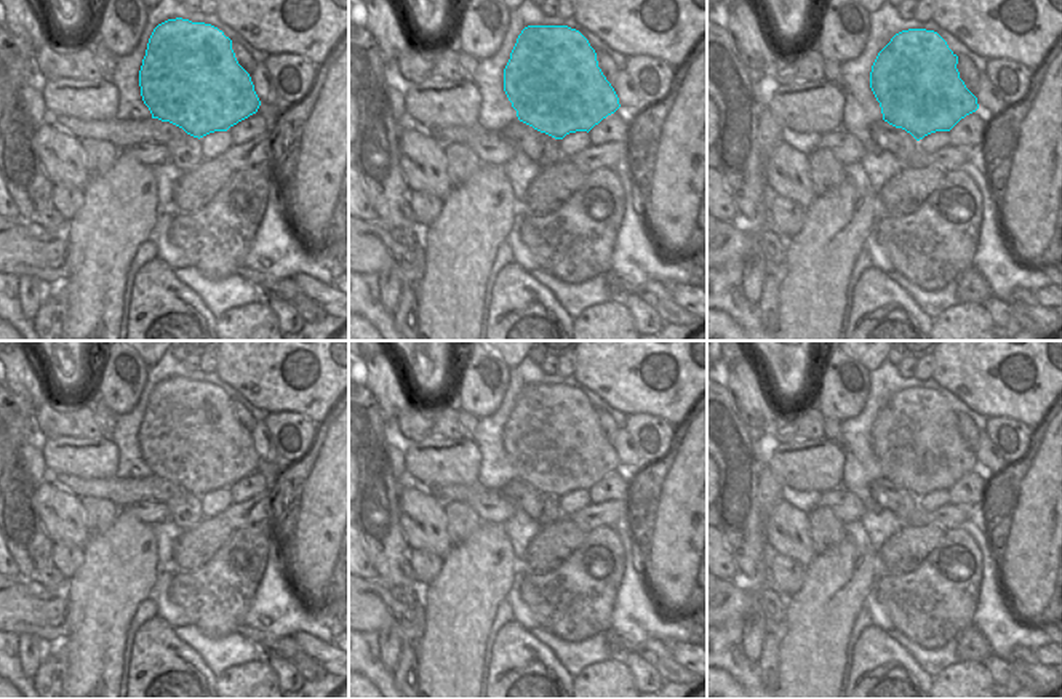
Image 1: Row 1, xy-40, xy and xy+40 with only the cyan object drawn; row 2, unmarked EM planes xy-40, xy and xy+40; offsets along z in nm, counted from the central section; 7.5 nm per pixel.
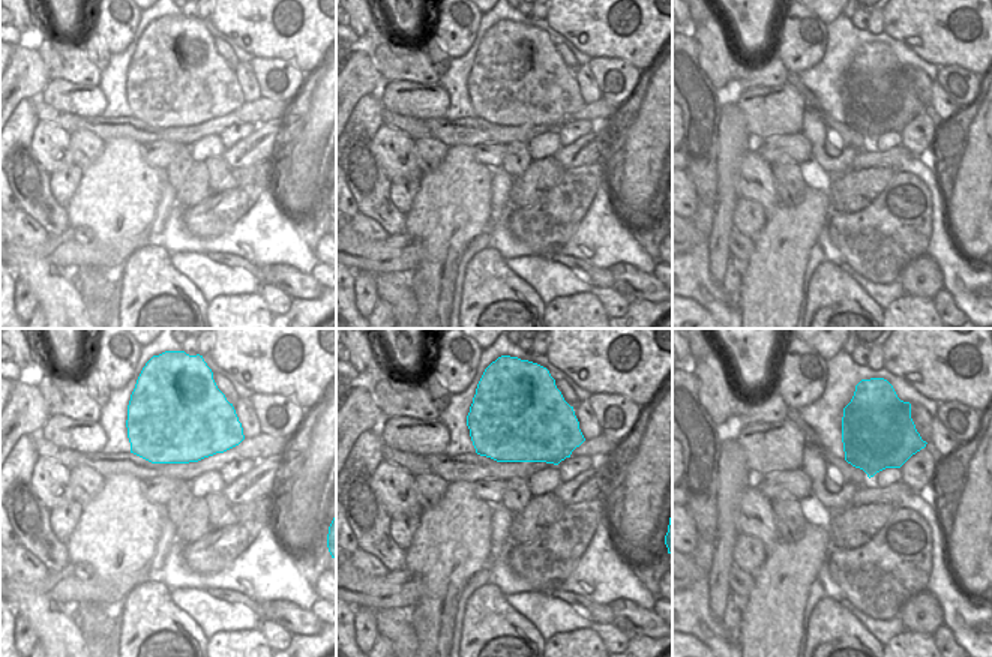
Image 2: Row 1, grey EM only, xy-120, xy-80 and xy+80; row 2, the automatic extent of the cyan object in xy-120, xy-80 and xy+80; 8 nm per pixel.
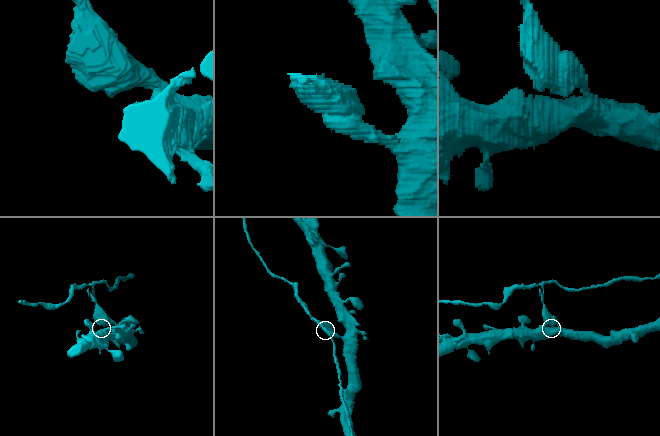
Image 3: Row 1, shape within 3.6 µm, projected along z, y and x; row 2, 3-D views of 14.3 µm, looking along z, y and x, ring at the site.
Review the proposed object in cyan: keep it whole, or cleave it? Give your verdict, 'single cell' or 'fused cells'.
fused cells

